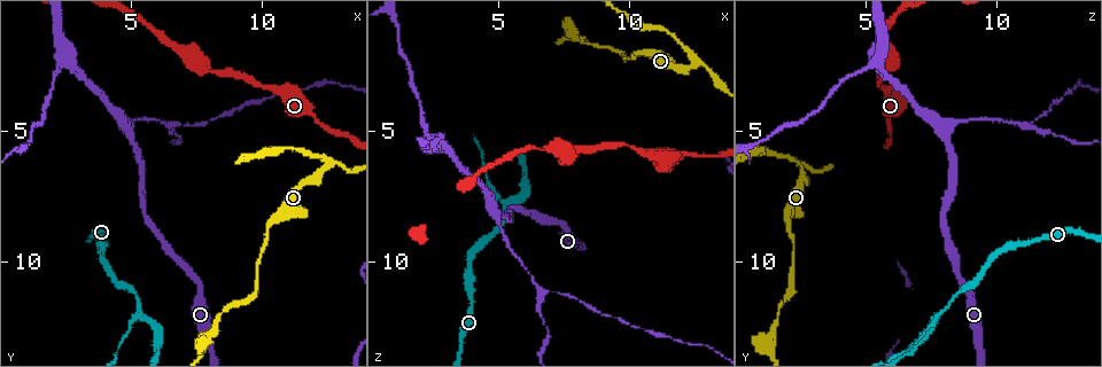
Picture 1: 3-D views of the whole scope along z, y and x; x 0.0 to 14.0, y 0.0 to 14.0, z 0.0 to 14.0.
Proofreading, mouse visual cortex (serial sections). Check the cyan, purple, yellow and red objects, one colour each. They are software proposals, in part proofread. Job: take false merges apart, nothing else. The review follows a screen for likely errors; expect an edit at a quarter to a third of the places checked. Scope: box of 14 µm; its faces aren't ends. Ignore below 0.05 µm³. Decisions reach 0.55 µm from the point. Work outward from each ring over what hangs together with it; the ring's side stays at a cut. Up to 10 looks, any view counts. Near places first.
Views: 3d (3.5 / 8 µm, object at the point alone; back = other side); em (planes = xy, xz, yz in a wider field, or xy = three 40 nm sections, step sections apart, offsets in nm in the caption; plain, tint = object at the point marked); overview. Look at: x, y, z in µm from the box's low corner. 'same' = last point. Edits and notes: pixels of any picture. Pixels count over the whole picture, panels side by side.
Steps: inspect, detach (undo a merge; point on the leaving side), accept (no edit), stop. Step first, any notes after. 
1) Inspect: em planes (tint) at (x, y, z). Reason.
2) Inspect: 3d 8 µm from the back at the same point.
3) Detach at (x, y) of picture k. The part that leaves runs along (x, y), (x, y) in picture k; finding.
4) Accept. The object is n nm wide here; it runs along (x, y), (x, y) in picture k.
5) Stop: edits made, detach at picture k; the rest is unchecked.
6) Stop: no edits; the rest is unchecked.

Inspect: 3d 8 µm at (12.5, 6.3, 2.5).

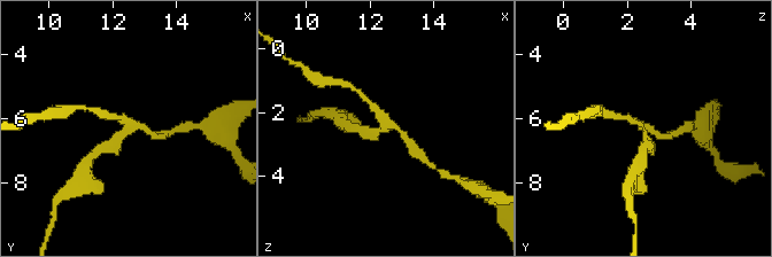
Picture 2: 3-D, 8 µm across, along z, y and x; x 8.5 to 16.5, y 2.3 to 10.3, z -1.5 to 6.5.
Inspect: 3d 3.5 µm at (12.5, 6.2, 2.5).

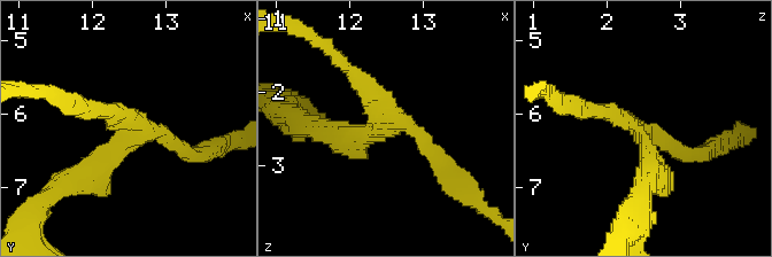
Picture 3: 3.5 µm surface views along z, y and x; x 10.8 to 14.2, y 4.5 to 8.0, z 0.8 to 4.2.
Accept. The arms are 200, 250, 400 nm wide; it runs along (649, 179), (628, 118), (589, 111) in picture 3; one cell here.

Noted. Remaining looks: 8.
Inspect: 3d 3.5 µm at (5.2, 12.0, 7.9). A fork.

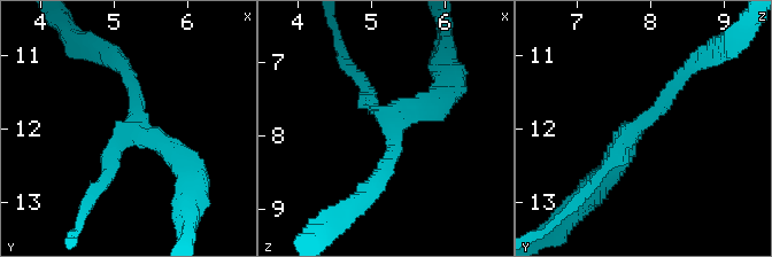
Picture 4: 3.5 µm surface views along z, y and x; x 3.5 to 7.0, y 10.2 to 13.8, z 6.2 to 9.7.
Accept. It runs along (687, 70), (625, 140), (608, 172) in picture 4; one cell here.

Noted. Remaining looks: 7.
Inspect: 3d 8 µm at (4.9, 4.9, 7.9).

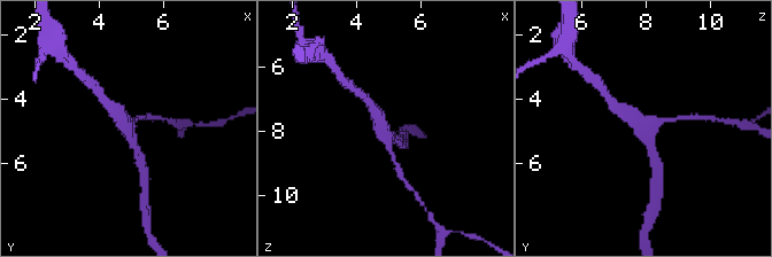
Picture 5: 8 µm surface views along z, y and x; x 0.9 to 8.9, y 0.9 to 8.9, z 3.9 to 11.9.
Inspect: 3d 3.5 µm at (4.9, 5.0, 7.9).

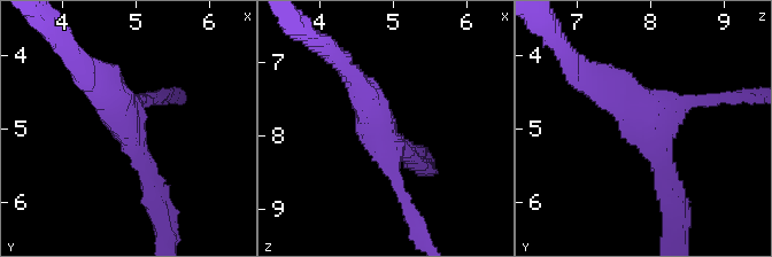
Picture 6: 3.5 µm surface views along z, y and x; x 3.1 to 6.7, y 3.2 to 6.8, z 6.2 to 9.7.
Inspect: em planes (tint) at (4.90, 5.00, 7.95). 3 arms meet here; the arms are 200, 250, 450 nm wide; shape alone is not enough.

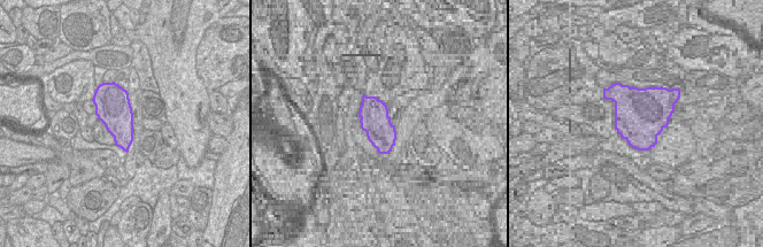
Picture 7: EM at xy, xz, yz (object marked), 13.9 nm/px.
Accept. It runs along (670, 193), (649, 125), (596, 84) in picture 6; one cell here.

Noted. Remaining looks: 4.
Inspect: 3d 3.5 µm at (6.7, 4.8, 11.2). Three-way junction.

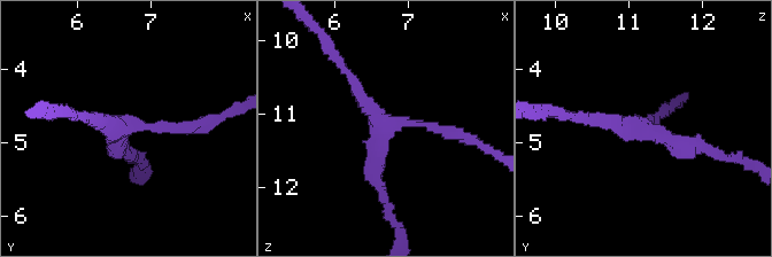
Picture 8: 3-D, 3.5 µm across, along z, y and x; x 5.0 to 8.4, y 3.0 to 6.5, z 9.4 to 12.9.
Inspect: em xy step 1 (tint) at (6.65, 4.80, 11.10). 3 arms meet here; the arms are 150, 150, 250 nm wide; now the EM.

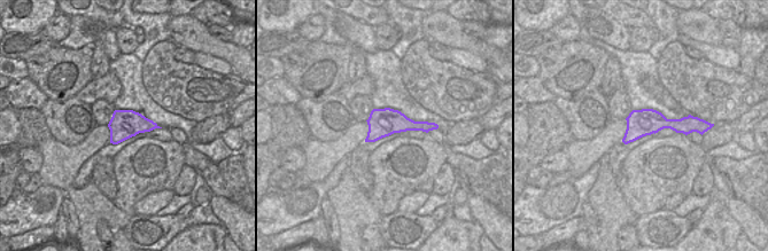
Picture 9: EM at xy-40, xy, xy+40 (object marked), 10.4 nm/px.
Inspect: em xy step 2 (tint) at the same point. Another direction.

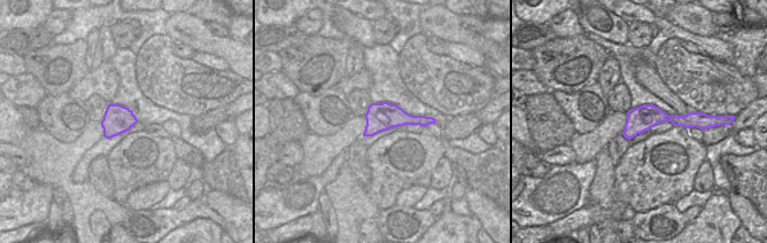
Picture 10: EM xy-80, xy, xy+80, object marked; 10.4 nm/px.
Accept. The object is 300 nm wide here; it runs along (339, 62), (385, 124), (424, 124), (460, 135) in picture 8; all the same cell.

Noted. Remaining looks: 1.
Stop: no edits; the rest is unchecked.

